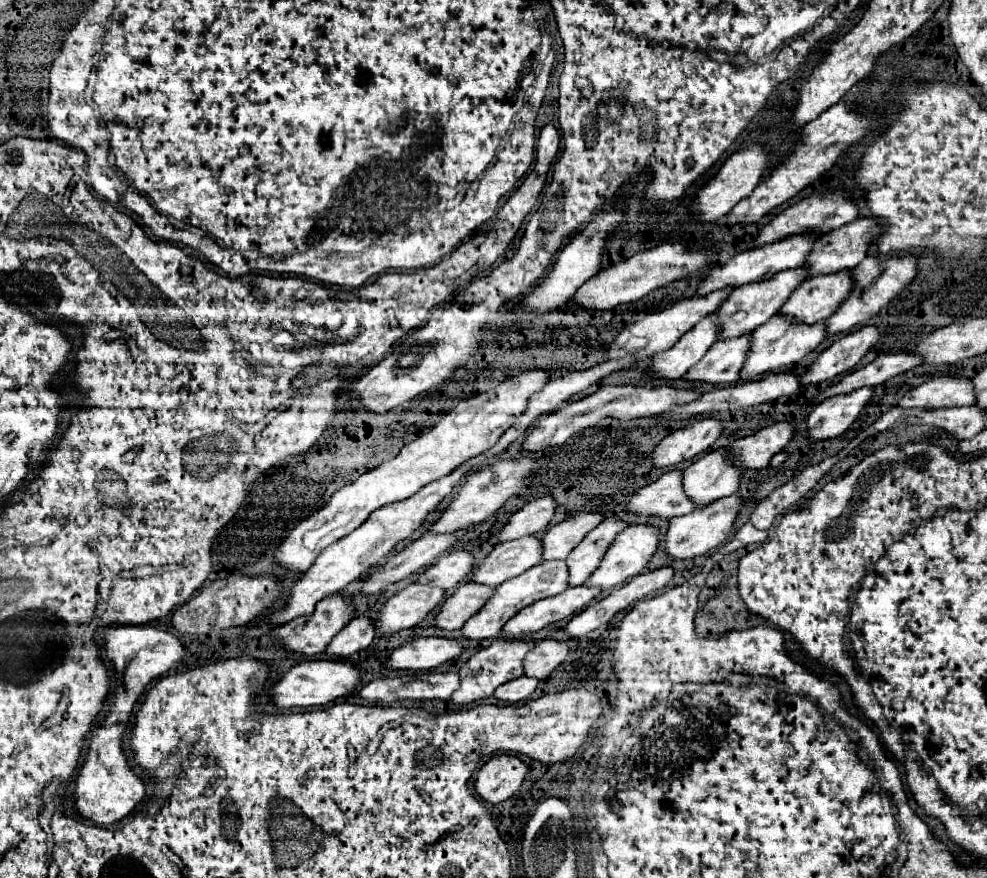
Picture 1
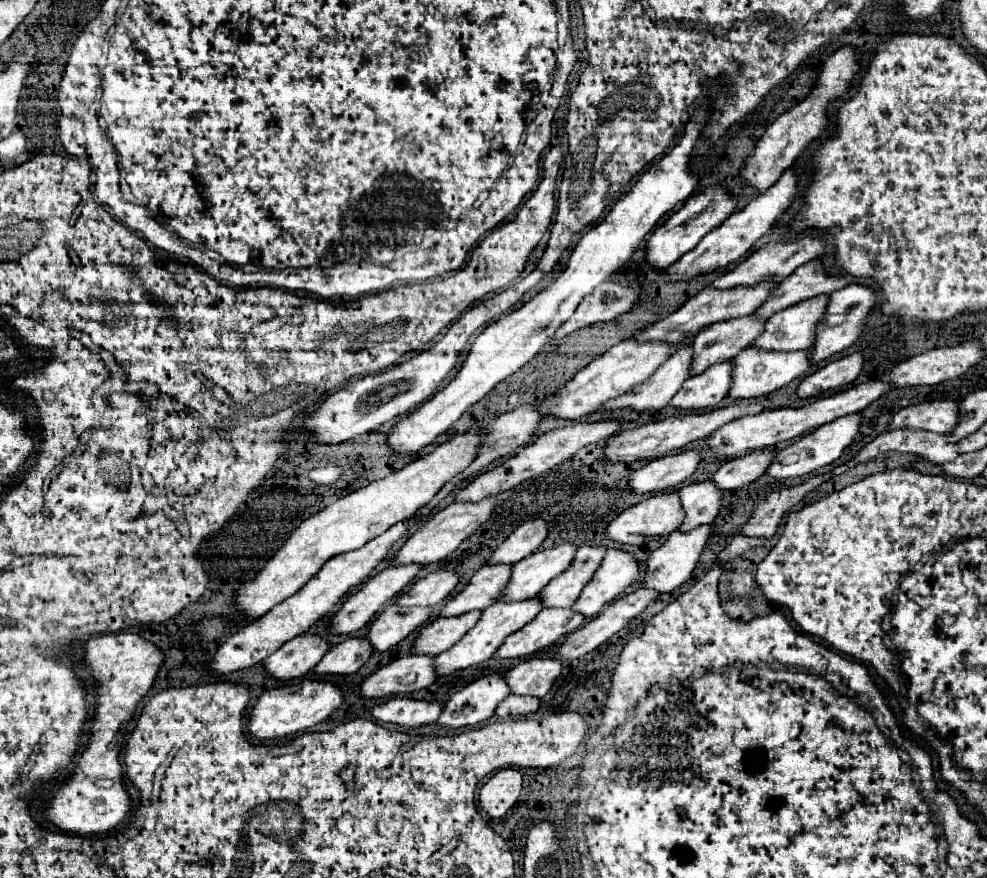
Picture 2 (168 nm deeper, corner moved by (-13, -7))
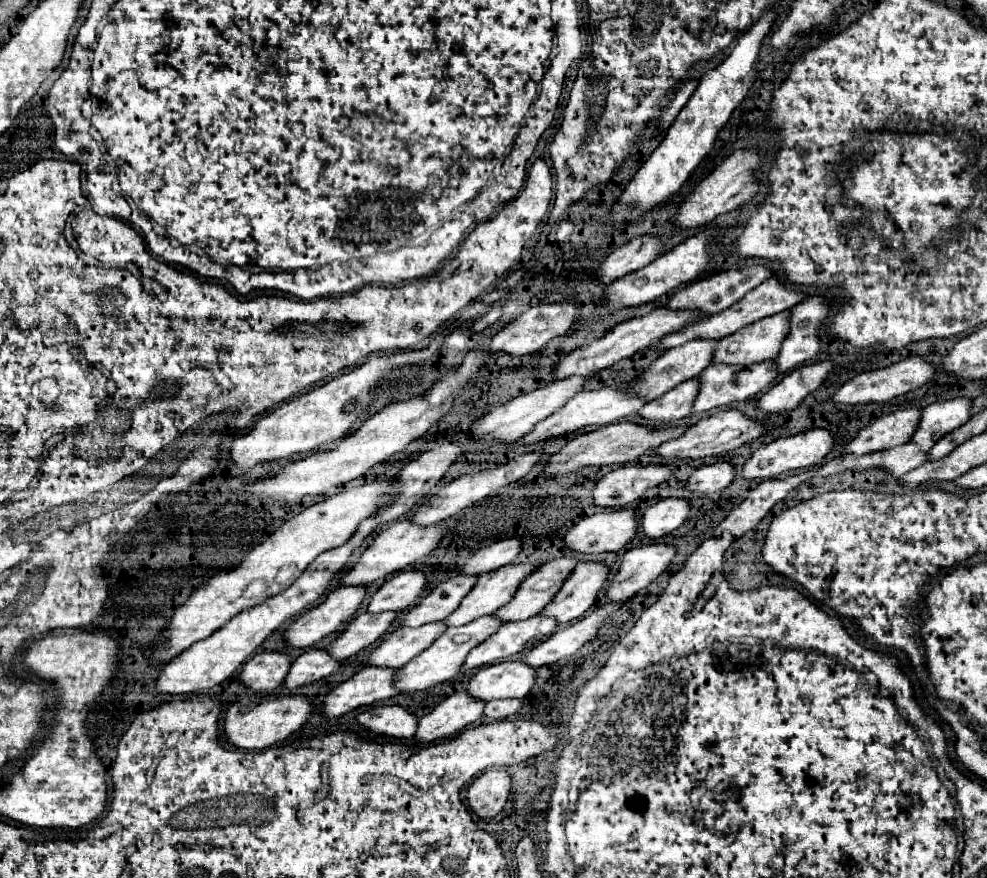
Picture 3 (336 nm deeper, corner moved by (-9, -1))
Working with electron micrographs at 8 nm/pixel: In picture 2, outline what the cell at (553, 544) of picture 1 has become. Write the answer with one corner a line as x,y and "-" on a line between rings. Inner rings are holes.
560,544
554,548
536,550
526,556
522,562
514,564
510,584
502,596
502,600
526,600
536,596
552,578
570,568
574,556
578,552
576,544

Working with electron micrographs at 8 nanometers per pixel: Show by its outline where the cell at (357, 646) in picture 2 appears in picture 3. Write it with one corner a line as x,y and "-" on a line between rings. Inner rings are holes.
314,648
304,652
302,656
296,658
296,662
292,662
290,672
284,678
284,688
286,690
294,690
306,684
312,684
320,678
330,676
336,668
340,668
340,662
334,662
326,656
326,652

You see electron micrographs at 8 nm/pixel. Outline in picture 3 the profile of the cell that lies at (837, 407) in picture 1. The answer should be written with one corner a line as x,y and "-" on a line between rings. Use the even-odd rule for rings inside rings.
814,428
814,430
796,434
796,436
788,436
788,438
778,438
754,450
752,456
744,462
740,474
746,480
766,480
766,478
776,478
778,474
784,474
790,470
810,468
810,466
816,466
832,450
832,446
834,446
832,434
822,428

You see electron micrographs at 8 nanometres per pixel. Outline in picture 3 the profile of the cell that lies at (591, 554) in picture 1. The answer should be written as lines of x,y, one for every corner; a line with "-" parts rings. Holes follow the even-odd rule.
556,558
550,562
544,562
536,566
518,586
514,598
498,608
494,616
502,622
516,622
516,620
528,620
536,616
544,604
554,598
554,592
558,592
562,580
570,576
570,568
574,568
574,560
570,558

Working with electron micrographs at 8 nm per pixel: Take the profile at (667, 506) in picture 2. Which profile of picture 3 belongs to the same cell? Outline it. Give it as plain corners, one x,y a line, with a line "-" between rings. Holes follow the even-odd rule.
604,510
584,516
564,534
564,546
586,556
618,552
636,534
638,526
634,514
634,510

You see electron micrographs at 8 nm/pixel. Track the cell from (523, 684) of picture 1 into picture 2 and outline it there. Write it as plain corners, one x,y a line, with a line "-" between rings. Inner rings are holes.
510,694
506,700
502,700
496,708
496,716
498,718
506,718
506,716
526,716
538,710
540,706
540,698
538,696
518,696
518,694

